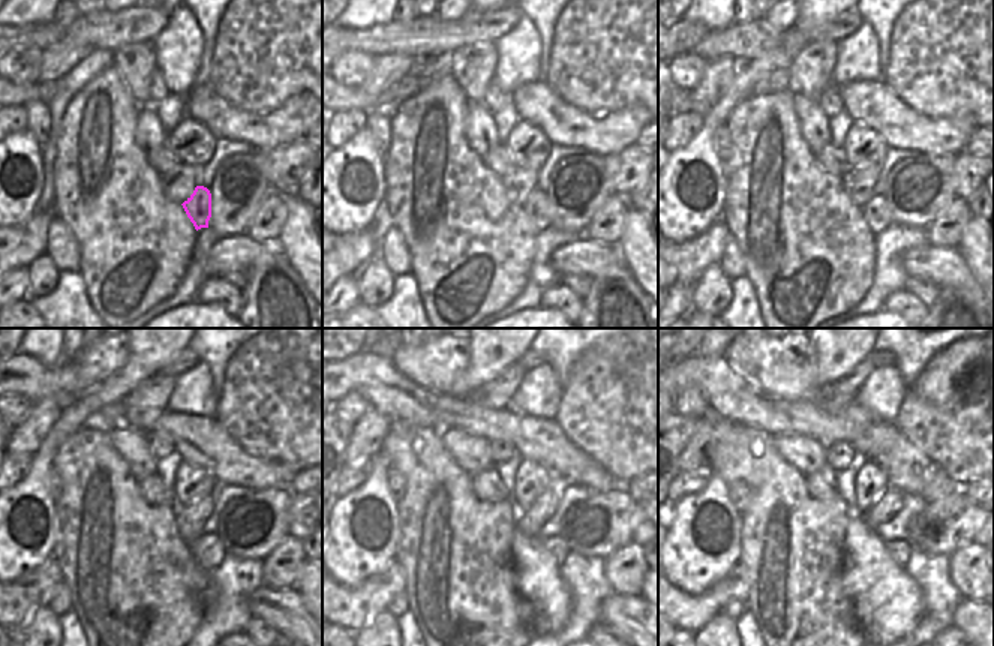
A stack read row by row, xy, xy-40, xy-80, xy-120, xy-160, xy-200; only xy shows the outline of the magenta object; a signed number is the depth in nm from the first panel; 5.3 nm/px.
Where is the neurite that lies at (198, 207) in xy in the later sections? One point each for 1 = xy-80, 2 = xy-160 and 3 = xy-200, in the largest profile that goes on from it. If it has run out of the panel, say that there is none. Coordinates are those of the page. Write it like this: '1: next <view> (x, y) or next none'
1: next xy-80 (877, 213)
2: next xy-160 (556, 546)
3: next xy-200 (898, 550)

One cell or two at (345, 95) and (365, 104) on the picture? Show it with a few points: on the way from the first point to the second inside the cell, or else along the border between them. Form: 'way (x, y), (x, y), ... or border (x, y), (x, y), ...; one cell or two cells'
way (350, 98), (360, 101); one cell

